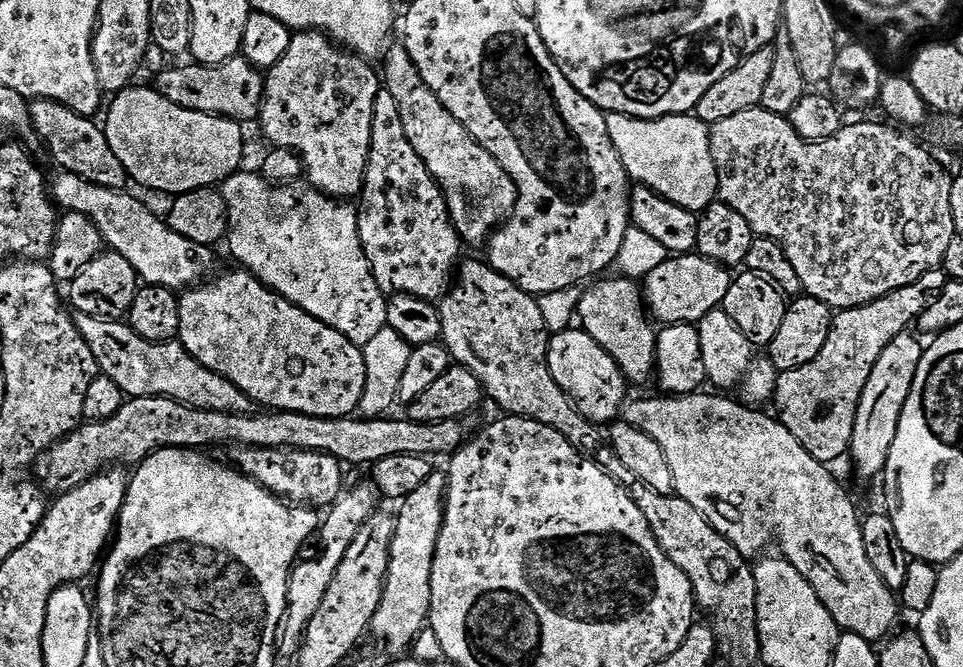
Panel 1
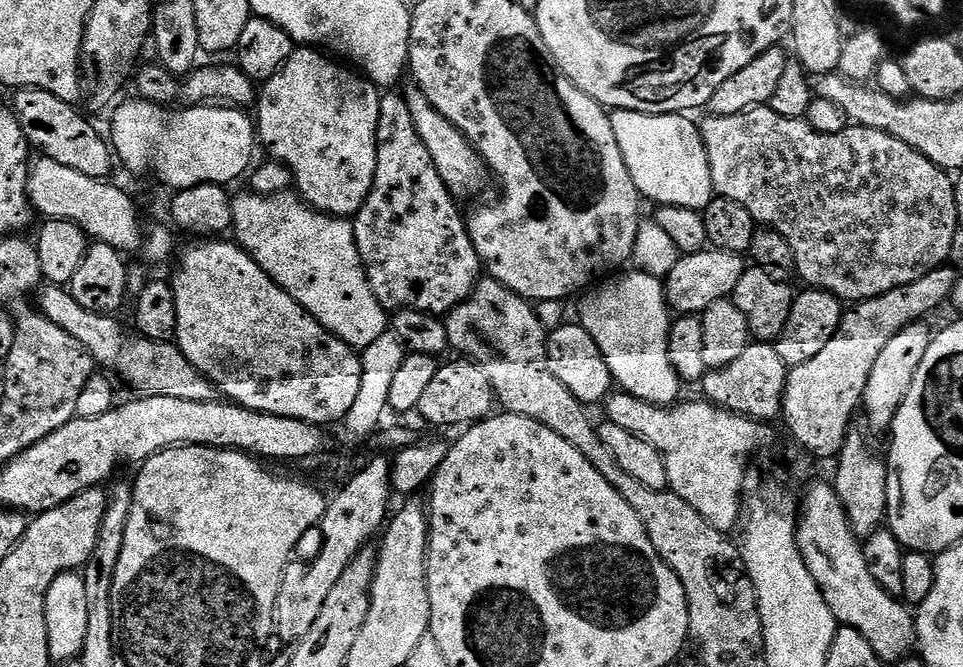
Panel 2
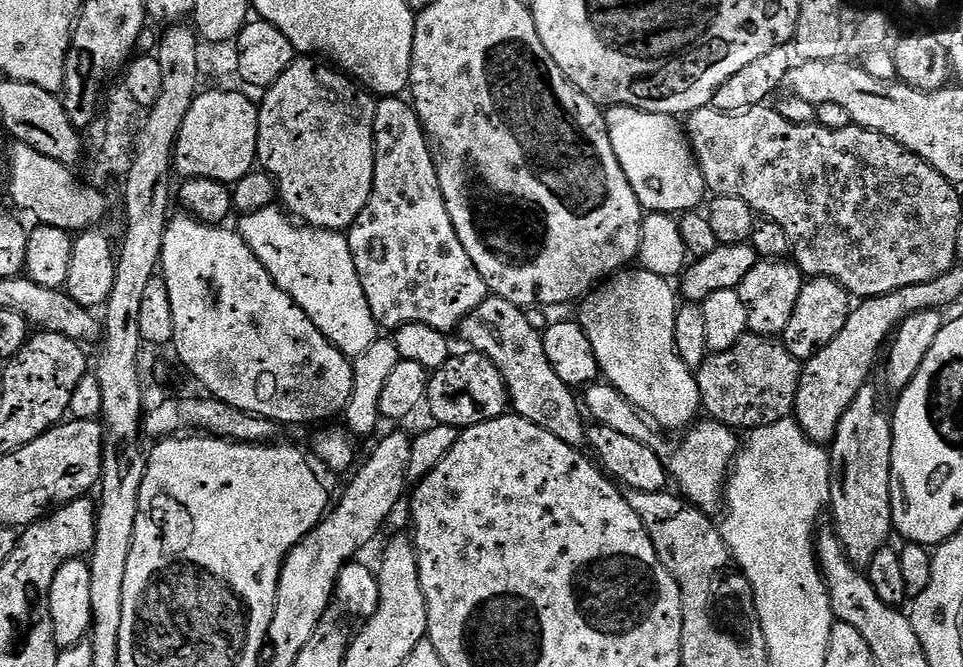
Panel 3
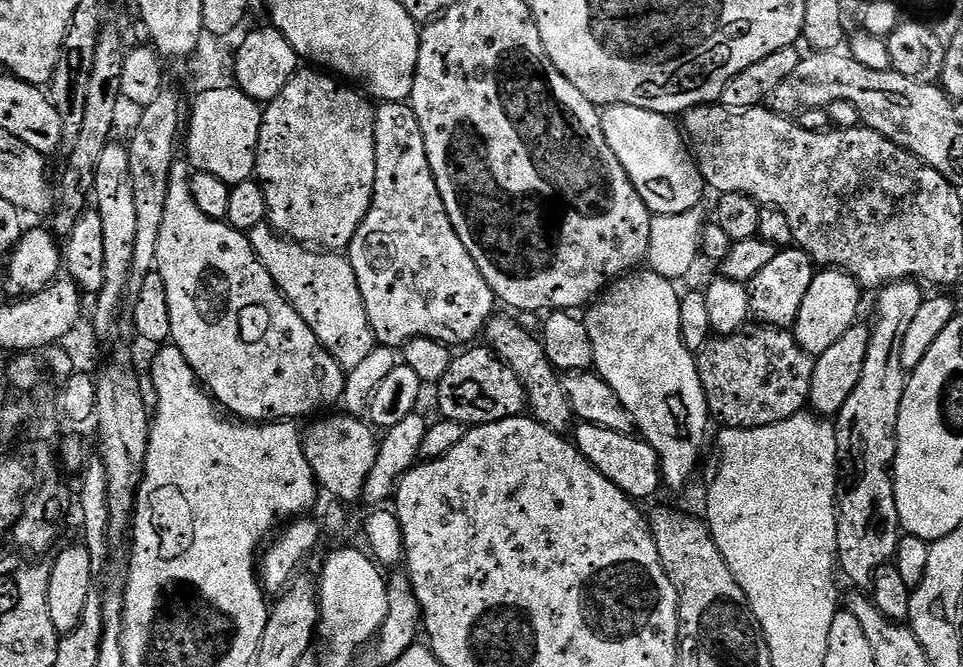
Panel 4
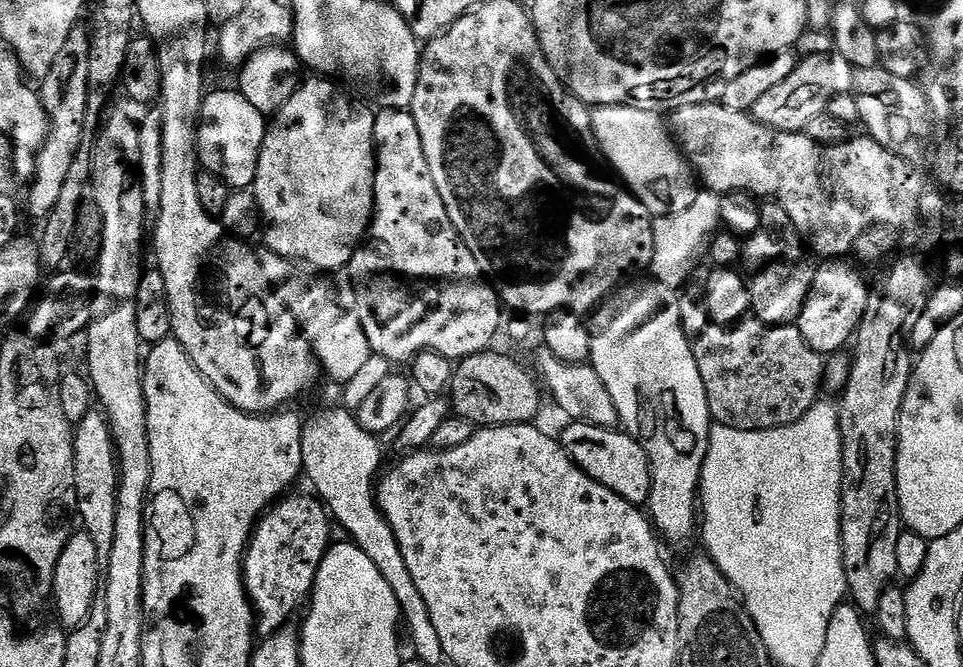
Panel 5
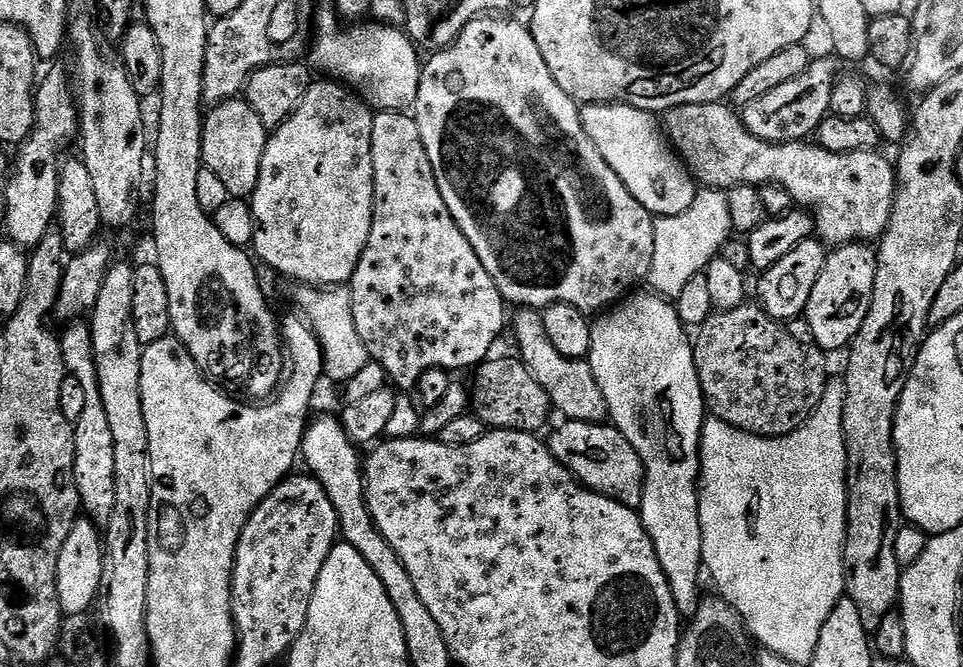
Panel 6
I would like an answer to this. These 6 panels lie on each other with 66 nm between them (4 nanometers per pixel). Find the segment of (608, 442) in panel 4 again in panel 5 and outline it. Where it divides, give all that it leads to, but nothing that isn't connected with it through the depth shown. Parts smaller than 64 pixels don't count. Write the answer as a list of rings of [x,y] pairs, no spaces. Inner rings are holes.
[[[572,422],[564,433],[559,433],[558,439],[563,444],[568,456],[576,465],[594,482],[602,482],[606,490],[614,490],[626,502],[637,506],[648,503],[652,475],[650,474],[650,462],[646,458],[646,450],[627,432],[616,428],[599,428],[593,424]]]

